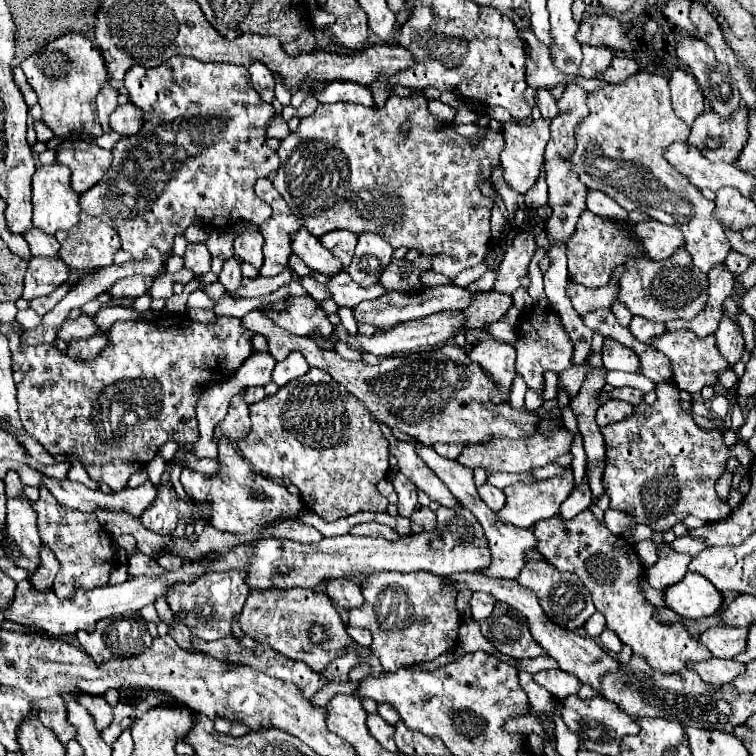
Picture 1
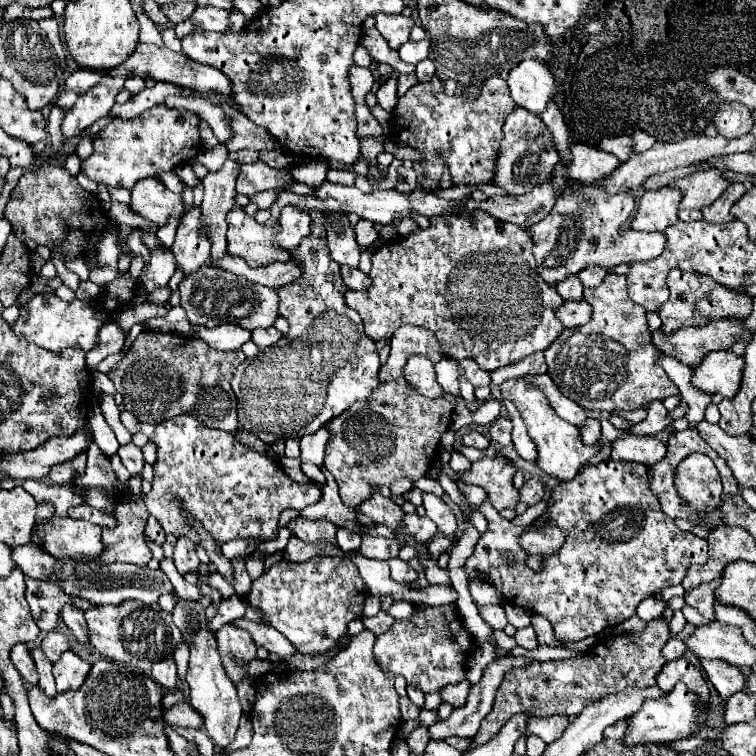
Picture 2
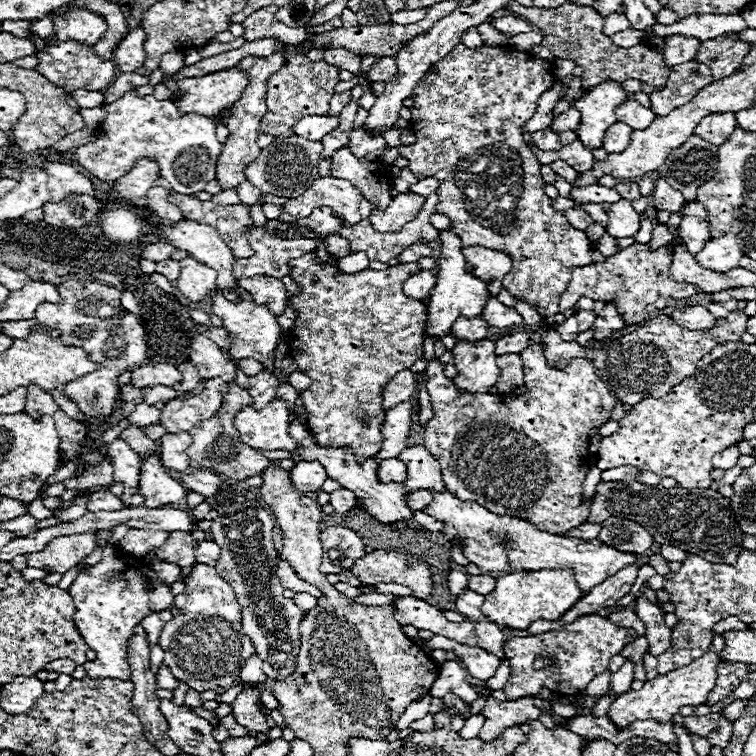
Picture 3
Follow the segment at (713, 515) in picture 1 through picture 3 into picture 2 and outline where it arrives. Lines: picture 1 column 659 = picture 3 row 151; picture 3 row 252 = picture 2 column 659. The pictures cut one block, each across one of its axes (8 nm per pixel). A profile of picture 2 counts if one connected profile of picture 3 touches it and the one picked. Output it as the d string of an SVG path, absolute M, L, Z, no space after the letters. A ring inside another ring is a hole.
M610 460L610 462L596 464L596 466L586 464L584 470L580 470L574 480L558 484L558 486L552 490L550 500L548 500L548 514L550 514L550 520L548 520L548 522L554 522L554 524L564 532L566 542L564 542L564 546L560 548L560 552L558 552L556 556L546 558L544 570L538 572L538 574L534 574L530 568L526 568L526 564L524 564L524 550L518 548L518 536L524 532L524 528L518 528L518 526L514 526L510 520L504 520L504 518L498 514L498 510L492 506L492 502L488 502L488 498L486 498L480 506L476 506L476 508L470 506L468 512L470 512L470 510L478 510L478 512L484 514L484 518L488 520L488 530L486 530L484 536L480 536L474 554L472 554L472 556L468 558L468 562L466 562L466 572L468 572L468 576L482 578L482 580L490 580L490 584L492 584L508 602L512 602L512 604L516 604L516 606L520 606L520 608L524 608L524 610L532 610L532 614L542 614L542 616L546 616L546 618L552 622L554 634L556 634L556 638L558 638L560 642L578 642L578 640L582 640L582 638L586 638L586 636L596 636L596 634L600 634L606 626L612 628L612 626L620 624L622 620L636 616L636 606L638 606L642 600L654 596L654 594L660 592L662 588L680 584L682 578L684 578L684 574L686 574L686 570L688 570L688 566L692 566L692 564L704 564L704 562L708 560L707 540L698 538L689 531L682 531L674 524L672 518L668 518L666 514L662 514L656 496L650 492L646 472L648 472L648 468L642 466L642 464L638 464L638 462L614 462L614 460Z

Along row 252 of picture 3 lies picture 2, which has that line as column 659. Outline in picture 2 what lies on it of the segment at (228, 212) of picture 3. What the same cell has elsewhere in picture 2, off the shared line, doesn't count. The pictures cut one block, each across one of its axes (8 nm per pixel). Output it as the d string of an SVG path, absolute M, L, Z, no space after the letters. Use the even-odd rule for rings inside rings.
M564 162L556 164L552 174L556 176L554 186L558 190L558 202L544 220L530 228L534 240L534 256L540 266L540 276L550 286L572 274L578 274L584 266L598 264L610 272L616 264L650 260L664 250L664 232L636 232L632 228L626 228L636 210L636 202L628 190L616 196L608 196L596 186L586 186L580 192L568 192L568 176L564 170Z

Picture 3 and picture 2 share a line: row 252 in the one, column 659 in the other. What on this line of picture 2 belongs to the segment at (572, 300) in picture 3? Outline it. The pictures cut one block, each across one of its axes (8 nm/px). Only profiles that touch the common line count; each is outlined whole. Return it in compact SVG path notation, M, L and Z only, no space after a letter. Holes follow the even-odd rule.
M660 616L660 618L654 618L654 620L650 620L650 622L646 622L646 626L644 626L644 630L642 632L634 632L634 634L610 634L610 646L608 646L608 642L604 640L600 640L600 642L596 642L594 646L592 646L592 654L590 652L584 652L584 654L580 654L580 656L576 656L576 658L568 658L568 660L548 660L548 662L532 662L532 664L528 664L528 666L524 666L522 670L510 670L508 674L504 674L504 682L500 684L500 690L496 690L496 702L494 702L494 708L492 708L492 712L482 720L482 726L480 726L480 730L478 730L478 734L474 736L474 744L472 744L472 748L476 748L476 746L482 746L482 744L486 744L488 740L492 740L498 732L500 732L500 728L508 722L508 718L512 718L514 714L520 714L520 712L524 712L524 714L528 714L528 716L556 716L556 714L566 714L566 716L578 716L582 710L584 710L584 706L588 706L588 704L592 704L592 702L596 702L596 700L600 700L600 698L604 698L604 696L608 696L608 694L614 694L614 692L620 692L620 690L624 690L624 688L648 688L648 686L656 686L656 674L662 670L662 666L666 664L666 660L664 660L664 656L662 656L662 646L664 646L664 642L668 642L670 640L670 626L668 626L668 622L664 620L664 616Z

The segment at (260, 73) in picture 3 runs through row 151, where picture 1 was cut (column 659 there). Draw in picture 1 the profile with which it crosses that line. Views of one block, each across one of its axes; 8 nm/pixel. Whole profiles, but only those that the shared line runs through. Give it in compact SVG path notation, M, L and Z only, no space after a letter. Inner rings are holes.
M656 220L636 224L636 234L652 260L670 258L676 248L684 244L684 238L676 226L668 226Z

